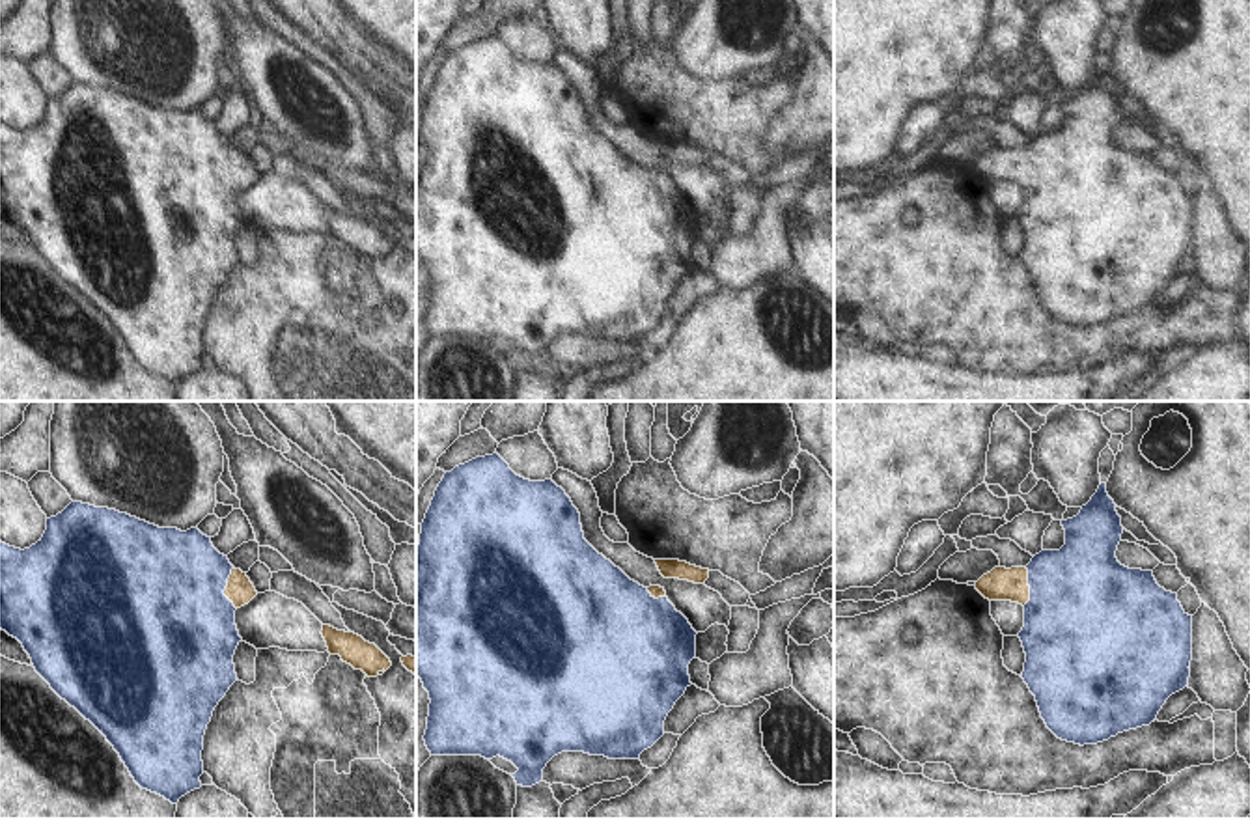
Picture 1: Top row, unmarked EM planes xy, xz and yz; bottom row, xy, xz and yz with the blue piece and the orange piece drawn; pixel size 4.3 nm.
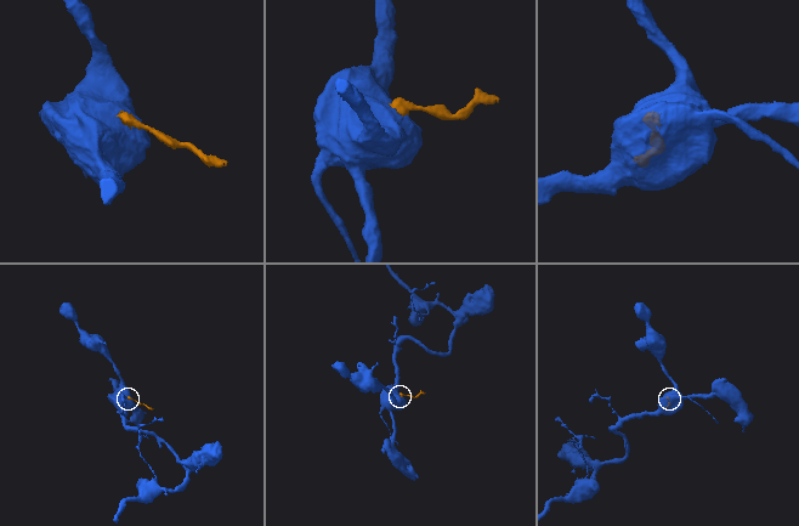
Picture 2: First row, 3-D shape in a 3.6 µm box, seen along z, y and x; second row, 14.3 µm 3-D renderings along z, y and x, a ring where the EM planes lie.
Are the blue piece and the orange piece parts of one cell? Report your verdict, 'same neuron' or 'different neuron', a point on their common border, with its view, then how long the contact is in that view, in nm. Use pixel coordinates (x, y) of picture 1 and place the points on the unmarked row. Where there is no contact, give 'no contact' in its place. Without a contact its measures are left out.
same neuron | xy (224, 170) | 180 nm

